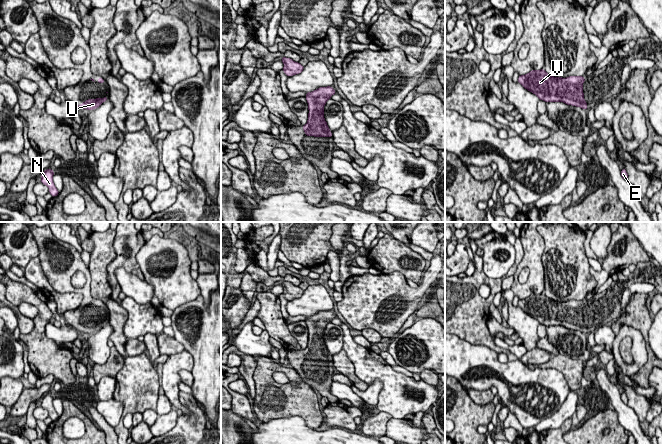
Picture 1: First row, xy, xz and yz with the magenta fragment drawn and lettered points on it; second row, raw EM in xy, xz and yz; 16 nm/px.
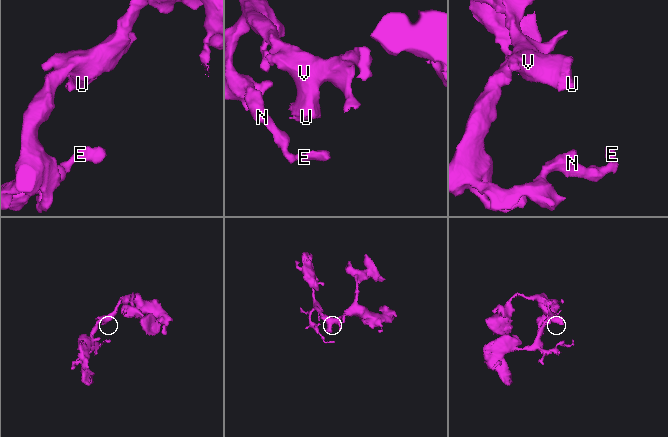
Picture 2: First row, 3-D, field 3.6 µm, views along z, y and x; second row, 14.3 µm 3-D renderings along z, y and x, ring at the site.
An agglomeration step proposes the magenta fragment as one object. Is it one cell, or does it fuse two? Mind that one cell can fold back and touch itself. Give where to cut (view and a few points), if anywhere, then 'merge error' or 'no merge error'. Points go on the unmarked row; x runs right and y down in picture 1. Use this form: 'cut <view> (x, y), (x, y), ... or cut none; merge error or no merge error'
cut none; no merge error

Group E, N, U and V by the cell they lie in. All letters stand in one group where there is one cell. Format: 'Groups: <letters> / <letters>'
Groups: E N U V

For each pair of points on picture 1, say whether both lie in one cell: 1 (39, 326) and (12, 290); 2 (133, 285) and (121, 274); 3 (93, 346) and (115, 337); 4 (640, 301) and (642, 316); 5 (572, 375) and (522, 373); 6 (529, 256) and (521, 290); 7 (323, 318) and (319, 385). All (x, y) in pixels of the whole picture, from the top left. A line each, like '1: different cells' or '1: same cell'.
1: same cell
2: same cell
3: different cells
4: same cell
5: different cells
6: same cell
7: same cell

